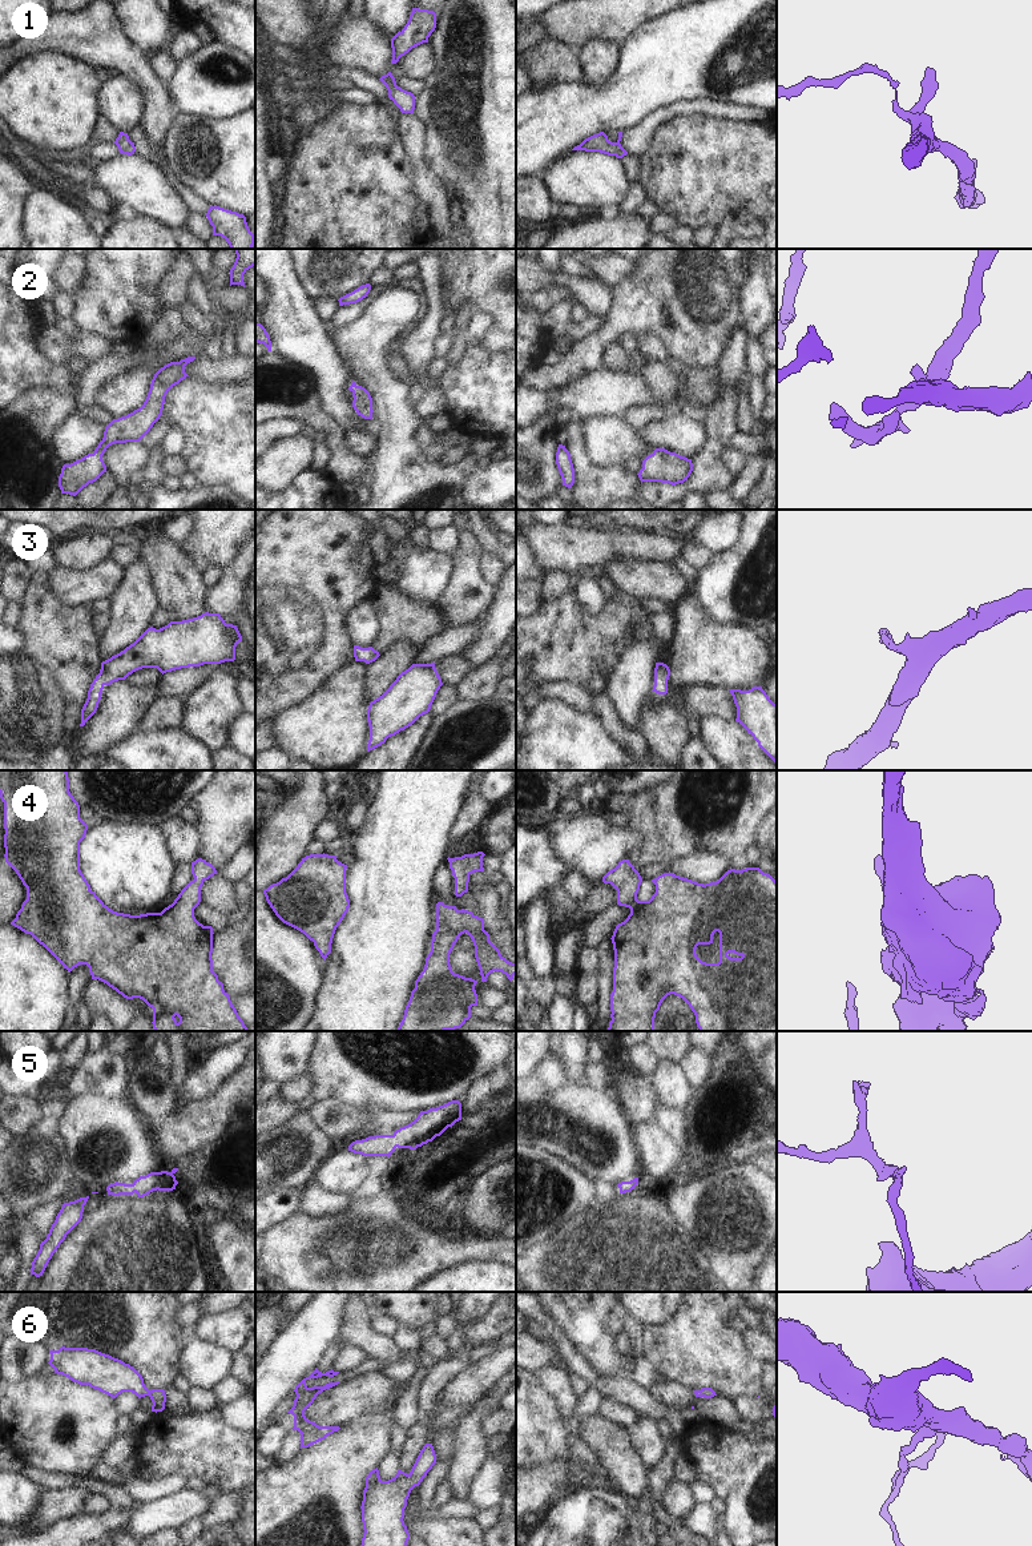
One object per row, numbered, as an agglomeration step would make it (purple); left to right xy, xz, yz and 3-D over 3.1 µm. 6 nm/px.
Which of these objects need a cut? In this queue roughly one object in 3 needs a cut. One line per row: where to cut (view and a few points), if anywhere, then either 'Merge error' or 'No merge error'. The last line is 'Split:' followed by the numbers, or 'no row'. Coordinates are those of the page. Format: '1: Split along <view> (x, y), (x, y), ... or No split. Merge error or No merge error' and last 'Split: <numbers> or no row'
1: No split. No merge error
2: No split. No merge error
3: No split. No merge error
4: No split. No merge error
5: No split. No merge error
6: No split. No merge error
Split: no row.

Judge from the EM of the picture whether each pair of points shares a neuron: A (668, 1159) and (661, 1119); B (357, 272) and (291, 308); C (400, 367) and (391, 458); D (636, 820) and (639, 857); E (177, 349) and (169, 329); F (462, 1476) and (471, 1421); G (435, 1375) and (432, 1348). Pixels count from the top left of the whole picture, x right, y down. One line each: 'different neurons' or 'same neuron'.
A: different neurons
B: different neurons
C: different neurons
D: same neuron
E: different neurons
F: same neuron
G: different neurons

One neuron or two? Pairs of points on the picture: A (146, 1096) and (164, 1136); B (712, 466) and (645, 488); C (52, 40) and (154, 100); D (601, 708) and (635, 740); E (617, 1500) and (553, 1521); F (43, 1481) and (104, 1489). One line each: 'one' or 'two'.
A: two
B: one
C: one
D: one
E: one
F: one

